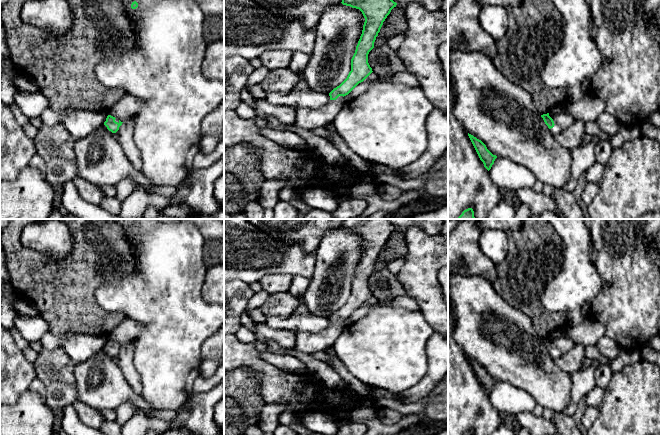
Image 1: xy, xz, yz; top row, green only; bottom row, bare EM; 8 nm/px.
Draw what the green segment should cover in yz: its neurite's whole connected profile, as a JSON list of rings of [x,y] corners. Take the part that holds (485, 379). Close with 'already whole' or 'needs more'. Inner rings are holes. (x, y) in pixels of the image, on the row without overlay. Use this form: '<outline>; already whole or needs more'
[[[468,357],[468,360],[480,382],[483,386],[484,391],[489,395],[494,388],[495,383],[497,382],[496,379],[493,379],[486,371],[486,369],[473,359]]]; already whole

